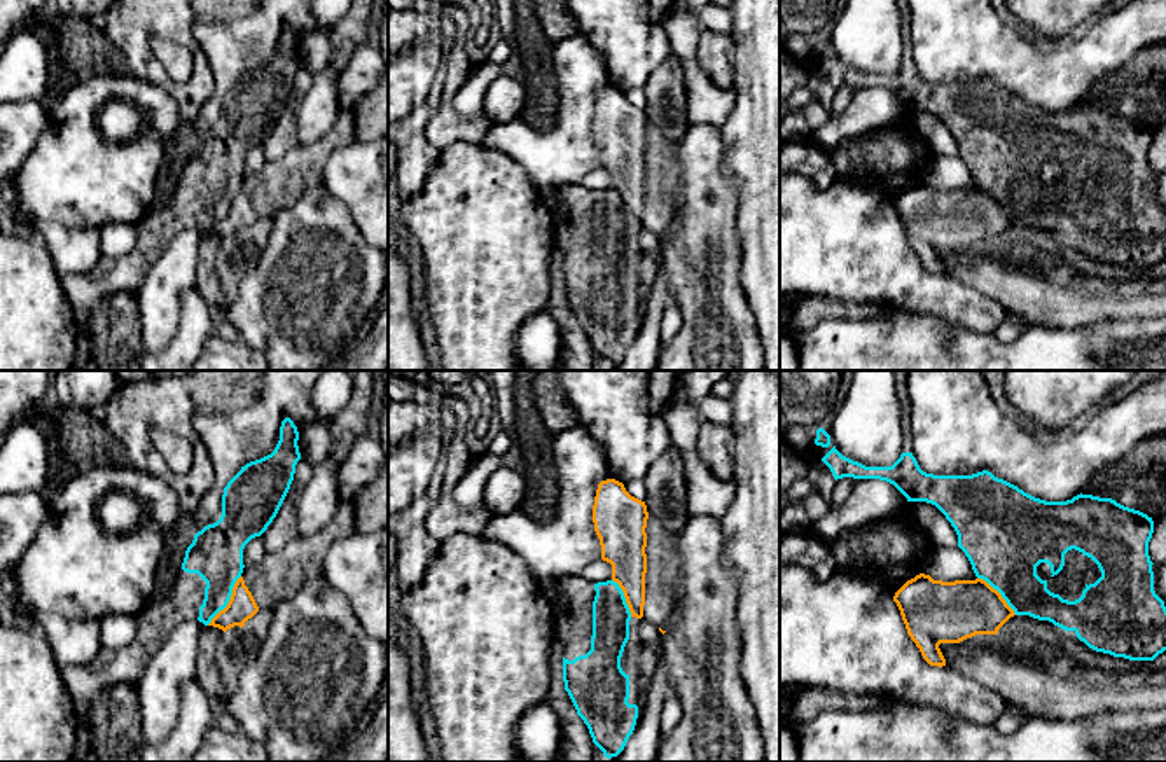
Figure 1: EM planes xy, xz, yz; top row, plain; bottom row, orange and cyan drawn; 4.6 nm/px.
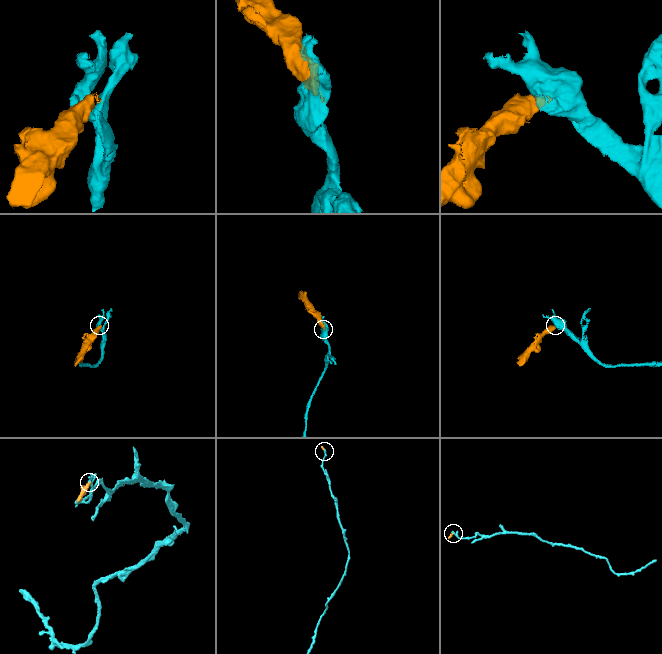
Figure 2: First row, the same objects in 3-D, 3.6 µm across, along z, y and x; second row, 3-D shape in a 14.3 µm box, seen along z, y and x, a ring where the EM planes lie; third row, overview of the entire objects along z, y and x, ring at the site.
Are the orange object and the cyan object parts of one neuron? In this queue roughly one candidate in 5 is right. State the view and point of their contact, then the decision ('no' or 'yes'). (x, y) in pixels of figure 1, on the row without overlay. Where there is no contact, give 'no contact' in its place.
contact xy (229, 208); no

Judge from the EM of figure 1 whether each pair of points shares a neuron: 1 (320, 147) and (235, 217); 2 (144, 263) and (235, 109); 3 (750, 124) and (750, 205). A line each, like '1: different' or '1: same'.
1: same
2: same
3: same

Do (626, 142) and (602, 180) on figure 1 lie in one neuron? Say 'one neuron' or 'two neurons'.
two neurons

